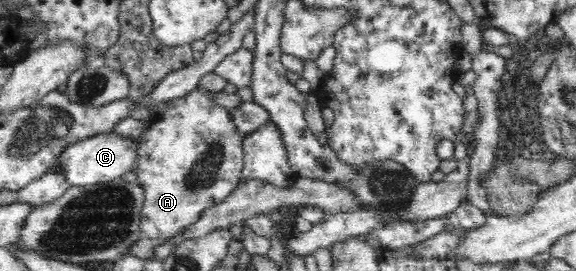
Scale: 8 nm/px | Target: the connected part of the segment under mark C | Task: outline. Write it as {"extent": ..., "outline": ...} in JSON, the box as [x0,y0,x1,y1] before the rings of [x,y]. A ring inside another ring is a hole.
{"extent":[52,132,137,188],"outline":[[[107,132],[90,136],[85,140],[67,145],[54,160],[52,168],[62,175],[69,186],[87,188],[90,185],[111,182],[123,174],[130,172],[136,161],[134,144],[137,139],[119,135],[117,132]]]}

